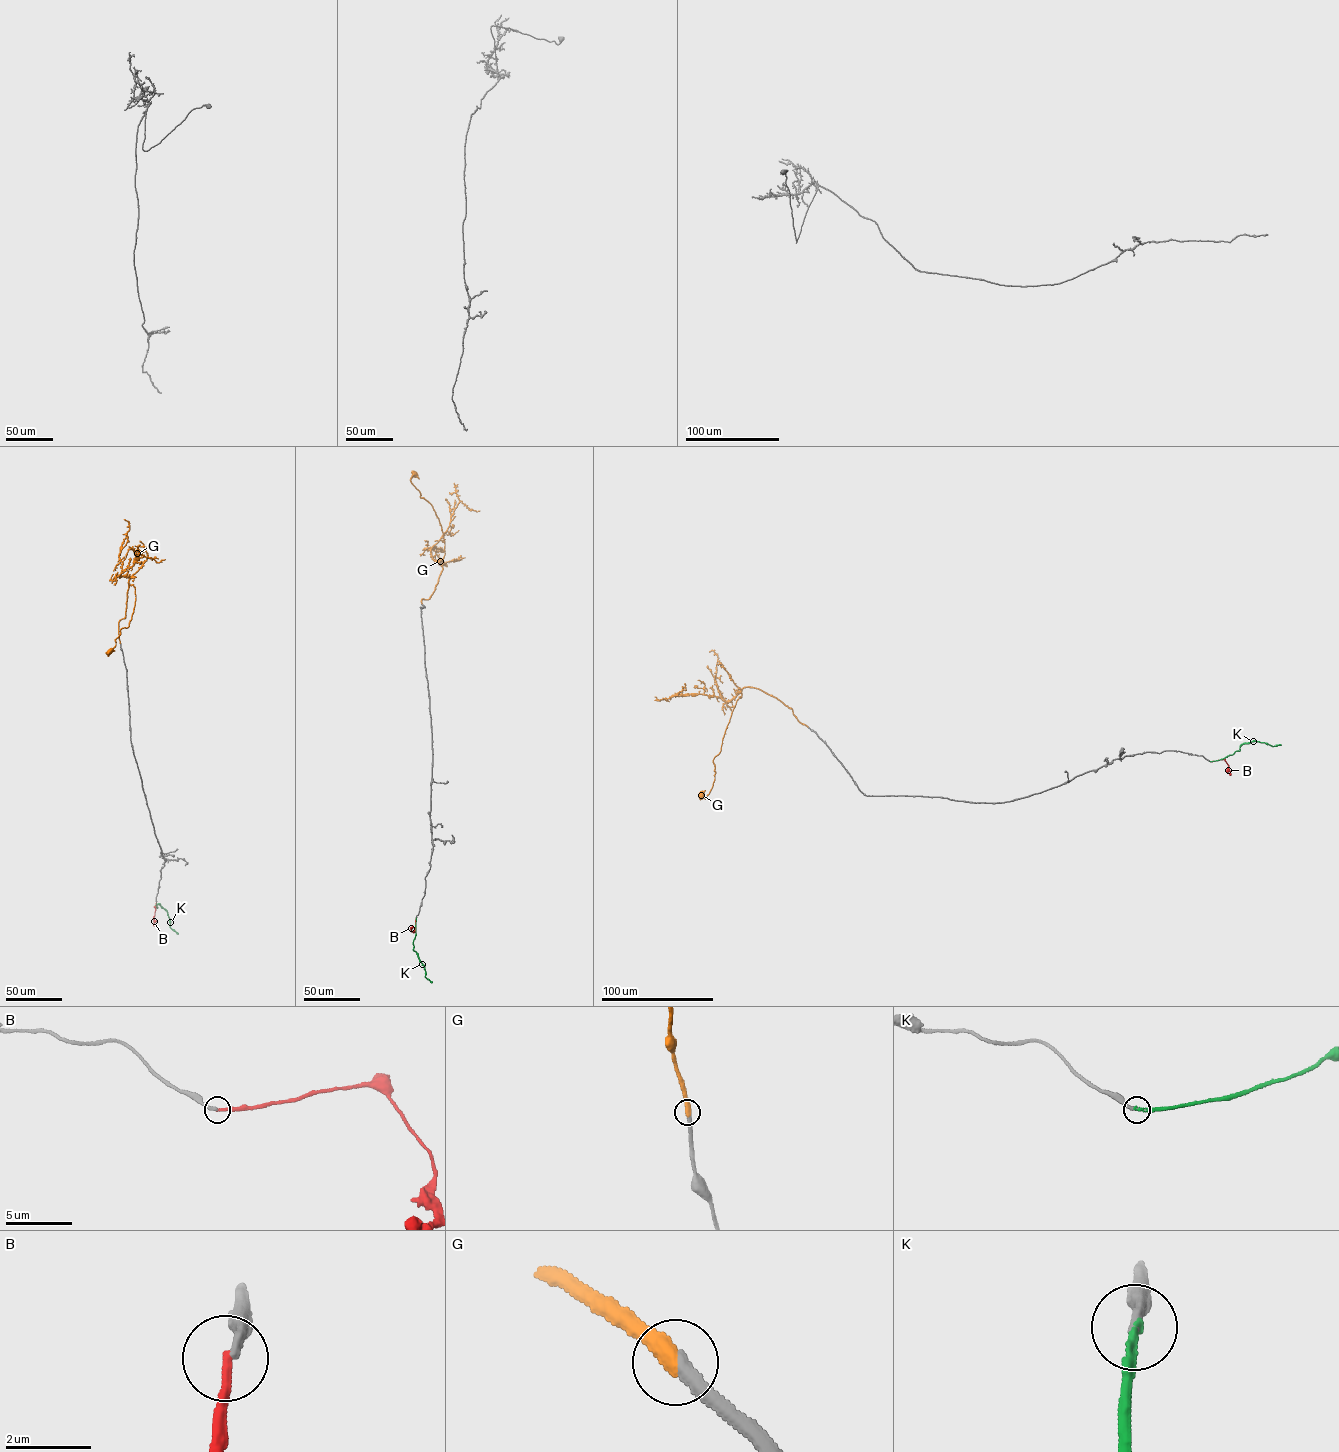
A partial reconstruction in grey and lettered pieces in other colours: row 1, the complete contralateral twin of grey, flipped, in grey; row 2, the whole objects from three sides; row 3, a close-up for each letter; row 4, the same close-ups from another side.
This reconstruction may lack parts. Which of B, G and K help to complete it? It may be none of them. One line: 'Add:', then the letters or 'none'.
Add: G, K

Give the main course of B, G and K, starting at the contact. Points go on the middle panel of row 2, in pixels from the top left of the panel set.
B: (416, 918), (414, 931), (410, 928)
G: (421, 603), (437, 583), (445, 545), (432, 506), (411, 481), (413, 476), (419, 479)
K: (416, 918), (413, 950), (424, 967), (425, 977), (432, 982)

